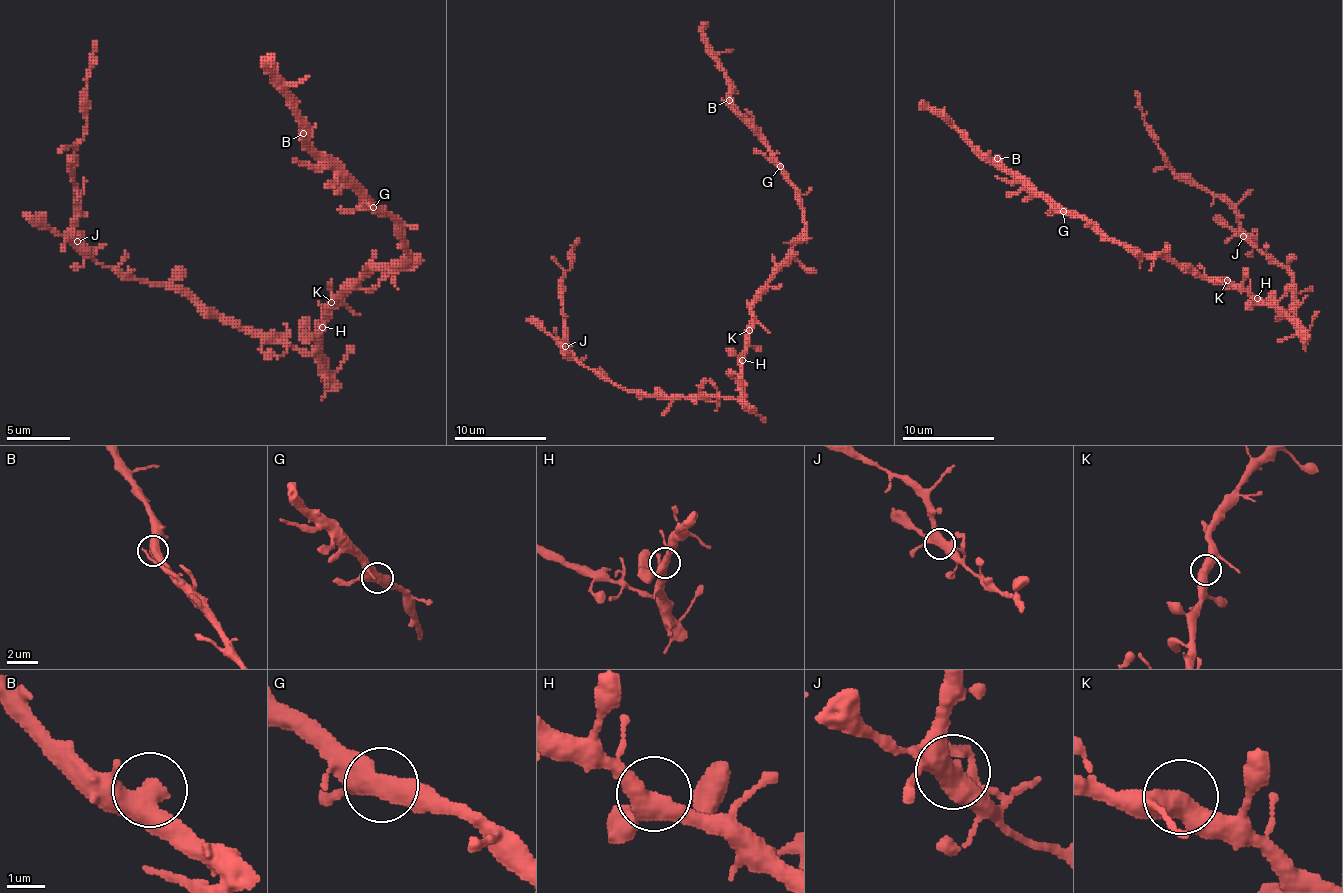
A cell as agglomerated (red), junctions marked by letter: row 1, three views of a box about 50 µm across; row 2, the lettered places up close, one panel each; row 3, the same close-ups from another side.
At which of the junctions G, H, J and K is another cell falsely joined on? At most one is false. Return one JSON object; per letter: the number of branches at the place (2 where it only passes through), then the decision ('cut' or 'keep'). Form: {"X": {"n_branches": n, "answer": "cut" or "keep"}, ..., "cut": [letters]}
{"G": {"n_branches": 2, "answer": "cut"}, "H": {"n_branches": 3, "answer": "keep"}, "J": {"n_branches": 3, "answer": "keep"}, "K": {"n_branches": 3, "answer": "keep"}, "cut": ["G"]}

